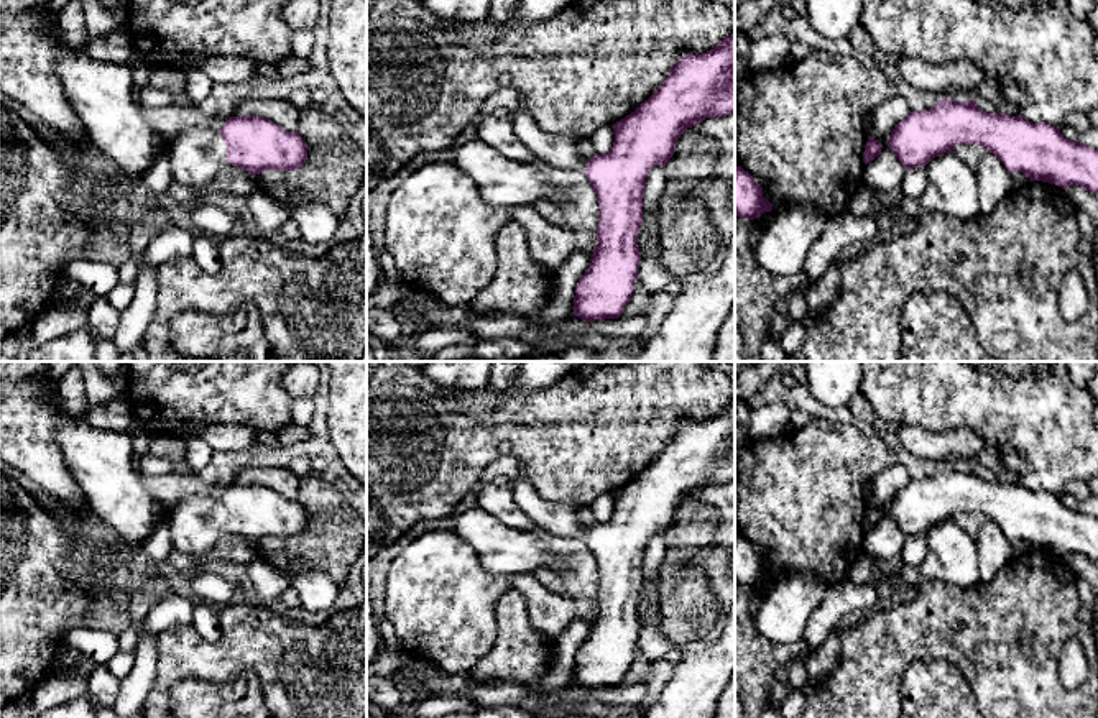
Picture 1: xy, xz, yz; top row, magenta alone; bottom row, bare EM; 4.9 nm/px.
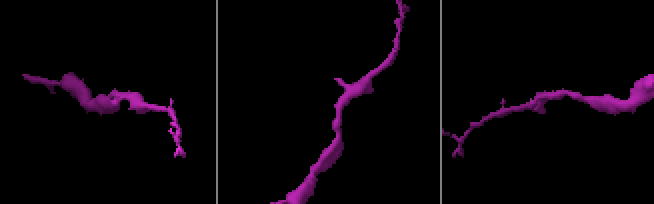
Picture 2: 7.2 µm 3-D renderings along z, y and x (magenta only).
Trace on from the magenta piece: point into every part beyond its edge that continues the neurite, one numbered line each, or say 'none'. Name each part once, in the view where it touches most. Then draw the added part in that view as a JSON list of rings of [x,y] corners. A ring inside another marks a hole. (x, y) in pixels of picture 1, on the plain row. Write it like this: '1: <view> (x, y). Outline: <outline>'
1: xy (198, 523). Outline: [[[189,496],[171,506],[171,549],[191,557],[205,555],[228,532],[222,503]]]

